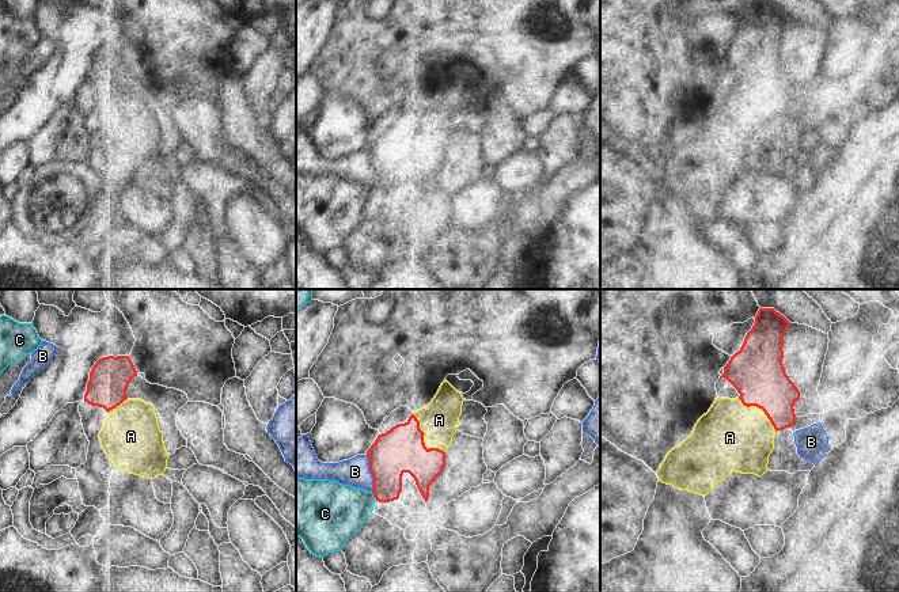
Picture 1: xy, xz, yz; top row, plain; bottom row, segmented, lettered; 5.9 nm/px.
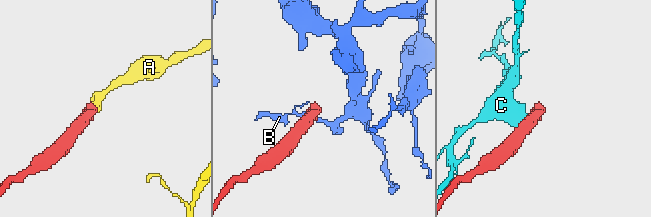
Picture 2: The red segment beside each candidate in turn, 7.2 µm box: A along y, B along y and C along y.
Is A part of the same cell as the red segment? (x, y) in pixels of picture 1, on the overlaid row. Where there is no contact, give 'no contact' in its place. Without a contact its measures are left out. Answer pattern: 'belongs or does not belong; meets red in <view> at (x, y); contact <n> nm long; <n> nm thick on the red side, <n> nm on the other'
belongs; meets red in xz at (423, 439); contact 300 nm long; 280 nm thick on the red side, 220 nm on the other

